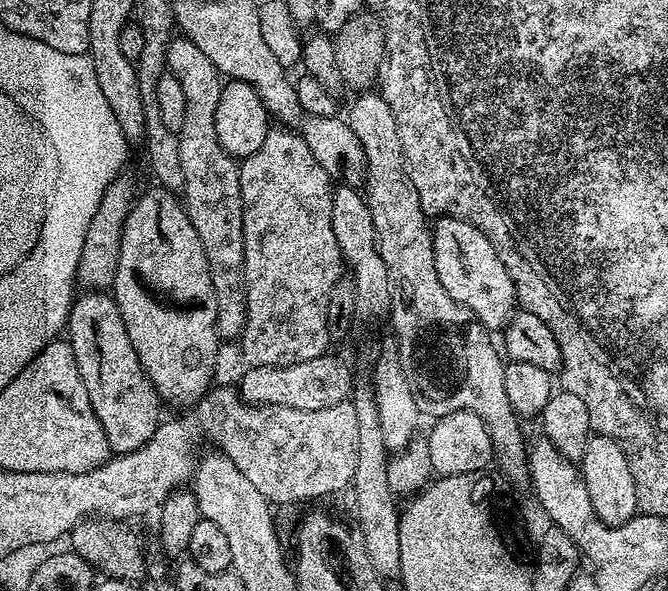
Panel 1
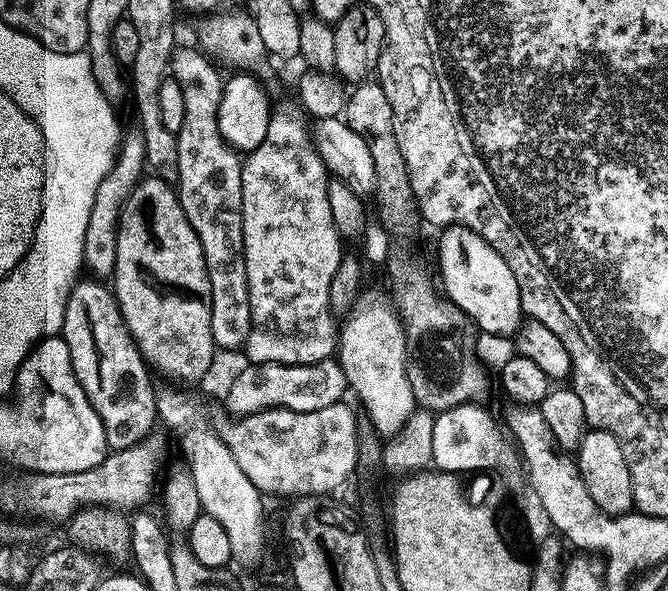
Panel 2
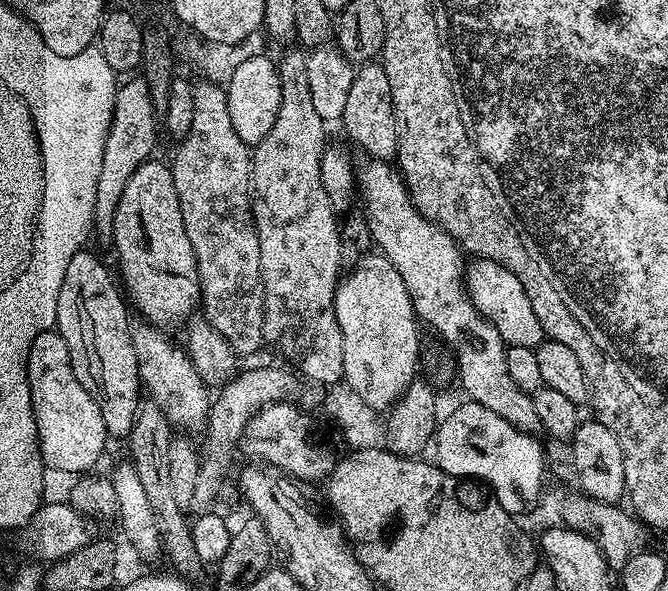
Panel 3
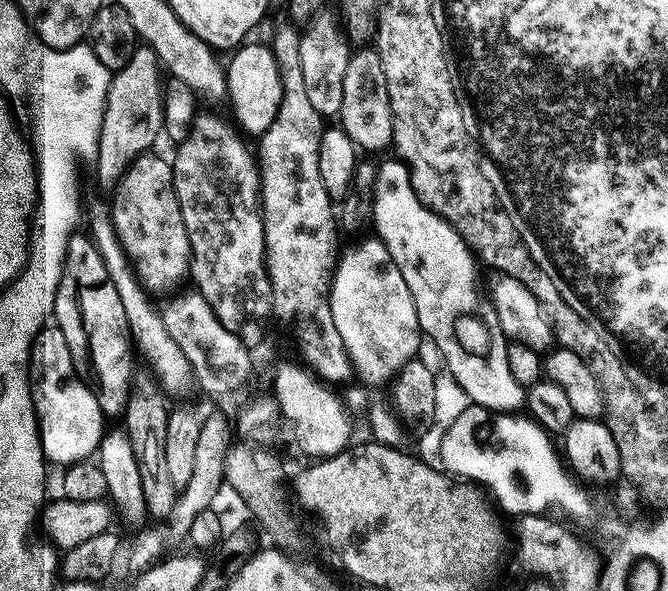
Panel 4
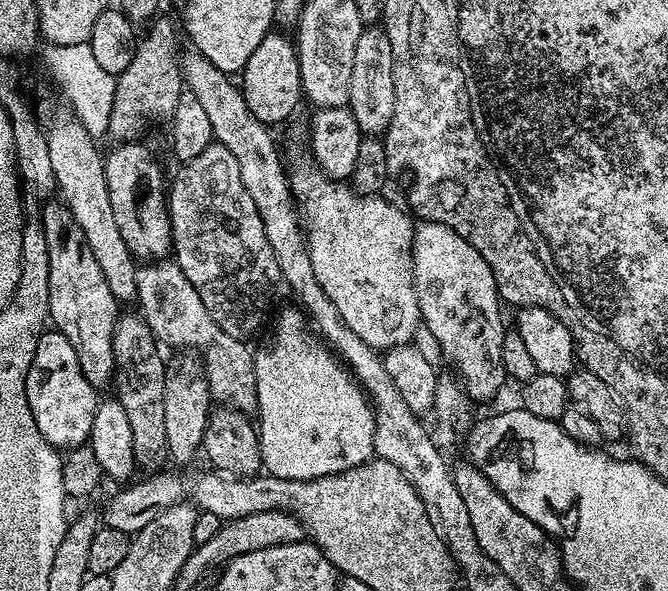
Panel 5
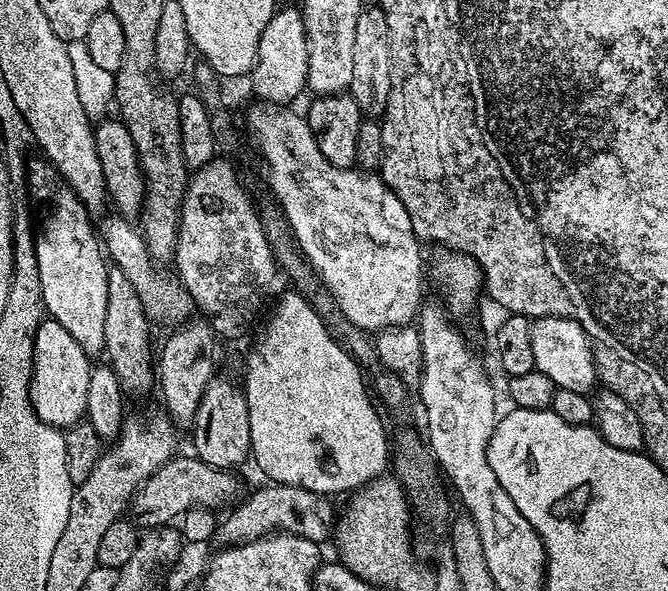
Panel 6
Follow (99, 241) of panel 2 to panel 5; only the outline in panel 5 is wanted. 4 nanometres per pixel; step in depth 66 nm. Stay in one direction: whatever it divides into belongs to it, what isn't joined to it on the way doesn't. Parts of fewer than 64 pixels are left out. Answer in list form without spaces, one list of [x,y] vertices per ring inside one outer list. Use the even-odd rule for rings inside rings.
[[[164,14],[157,15],[151,21],[148,33],[139,37],[134,62],[122,70],[122,74],[116,77],[116,89],[114,90],[114,110],[110,110],[110,126],[107,135],[113,136],[116,142],[136,142],[148,128],[148,120],[171,121],[174,114],[174,106],[178,106],[178,98],[186,91],[184,75],[180,73],[181,57],[176,56],[176,44],[172,39],[176,36],[176,28],[164,17]]]

